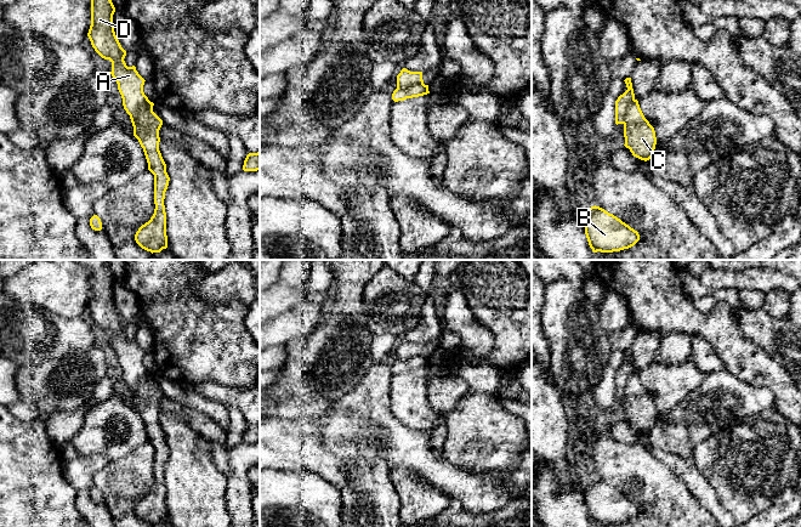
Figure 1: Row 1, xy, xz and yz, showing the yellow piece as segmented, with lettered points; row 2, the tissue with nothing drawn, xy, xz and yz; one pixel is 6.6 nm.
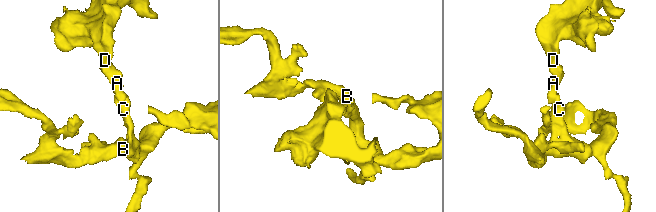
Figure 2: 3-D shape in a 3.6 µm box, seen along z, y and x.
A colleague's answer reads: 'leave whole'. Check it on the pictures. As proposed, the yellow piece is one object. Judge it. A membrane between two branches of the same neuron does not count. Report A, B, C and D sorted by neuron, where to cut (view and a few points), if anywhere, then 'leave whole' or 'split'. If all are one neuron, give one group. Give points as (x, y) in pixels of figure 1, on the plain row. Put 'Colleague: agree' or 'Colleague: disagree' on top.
Colleague: disagree
A D / B C | xz (422, 355), (397, 360) | split

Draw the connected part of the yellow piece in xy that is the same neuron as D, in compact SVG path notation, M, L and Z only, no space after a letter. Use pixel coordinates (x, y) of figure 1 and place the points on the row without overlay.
M76 260L91 272L91 298L87 308L95 323L112 334L112 348L118 356L123 378L130 389L136 389L143 380L153 380L154 375L143 364L144 351L136 339L127 339L124 330L126 323L121 319L113 295L115 279L107 260Z

